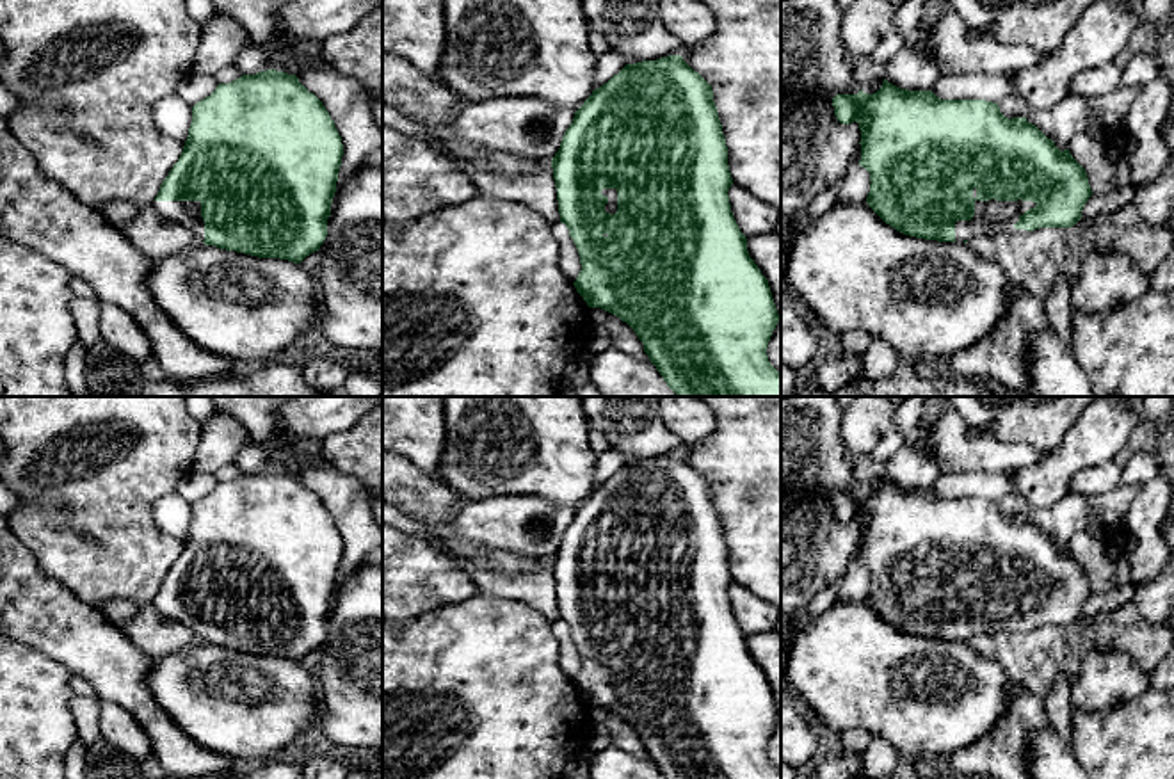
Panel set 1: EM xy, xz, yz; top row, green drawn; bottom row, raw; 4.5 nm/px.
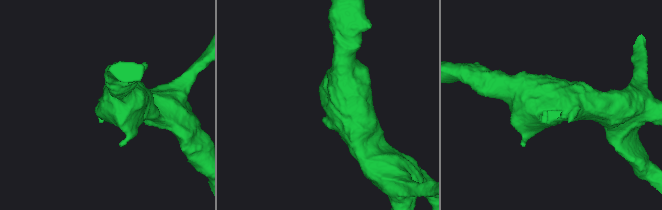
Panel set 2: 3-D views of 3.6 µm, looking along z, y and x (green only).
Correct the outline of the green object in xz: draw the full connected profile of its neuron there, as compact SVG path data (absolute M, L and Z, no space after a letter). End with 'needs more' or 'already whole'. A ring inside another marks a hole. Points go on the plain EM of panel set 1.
M669 454L656 459L626 462L607 482L594 487L583 503L575 510L560 546L551 557L553 578L560 621L569 628L582 669L573 681L589 706L601 706L626 720L644 743L644 751L656 765L663 779L781 779L767 754L767 745L779 720L767 676L761 672L747 649L747 637L740 630L729 603L728 589L733 576L728 564L728 544L722 523L713 500L712 484L694 470L681 454Z | needs more

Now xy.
M242 473L192 505L183 550L153 605L205 644L301 662L327 635L342 555L334 519L295 473Z | needs more

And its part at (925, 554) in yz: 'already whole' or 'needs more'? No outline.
needs more

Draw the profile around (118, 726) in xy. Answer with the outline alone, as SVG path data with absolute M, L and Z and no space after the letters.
M101 701L100 704L100 735L117 751L141 759L151 761L151 743L135 717L116 703Z

